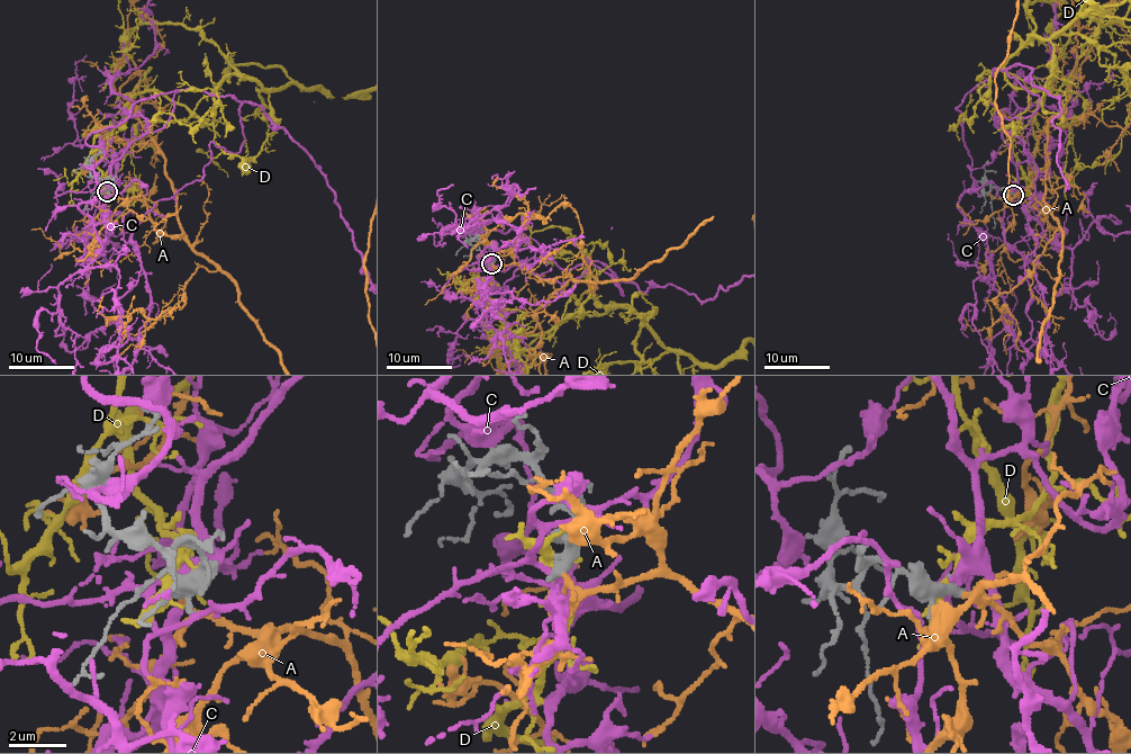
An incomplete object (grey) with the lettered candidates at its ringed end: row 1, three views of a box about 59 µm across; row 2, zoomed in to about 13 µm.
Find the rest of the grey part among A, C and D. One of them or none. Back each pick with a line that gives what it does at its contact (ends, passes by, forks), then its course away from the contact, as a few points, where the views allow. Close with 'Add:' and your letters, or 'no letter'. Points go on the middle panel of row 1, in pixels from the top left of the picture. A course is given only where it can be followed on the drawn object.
A: it forks
Add: A

